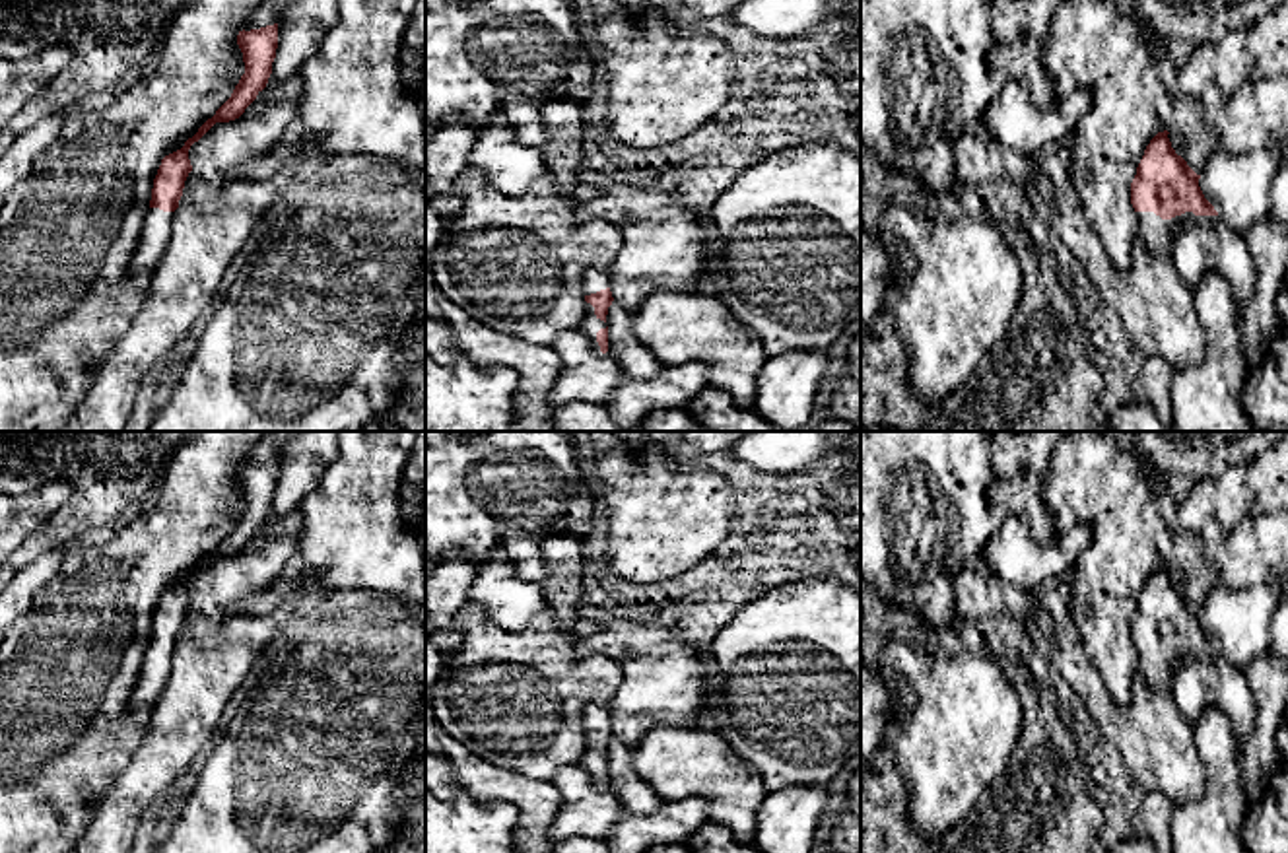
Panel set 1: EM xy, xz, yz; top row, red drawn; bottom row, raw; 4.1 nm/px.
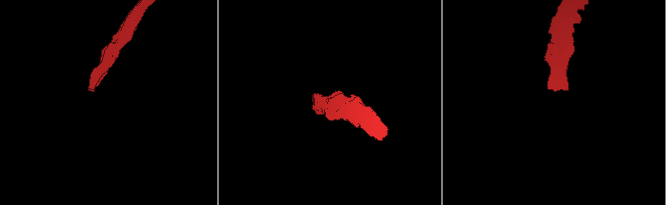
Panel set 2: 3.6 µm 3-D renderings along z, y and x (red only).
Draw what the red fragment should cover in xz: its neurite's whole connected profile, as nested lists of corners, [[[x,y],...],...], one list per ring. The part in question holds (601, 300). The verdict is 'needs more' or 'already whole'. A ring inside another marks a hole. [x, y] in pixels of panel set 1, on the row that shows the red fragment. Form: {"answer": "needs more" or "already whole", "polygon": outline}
{"answer": "needs more", "polygon": [[[589,268],[581,278],[581,288],[585,293],[585,319],[579,324],[579,330],[587,334],[602,354],[608,352],[608,324],[606,315],[614,297],[610,291],[608,272]]]}

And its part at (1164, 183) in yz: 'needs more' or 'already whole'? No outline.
needs more

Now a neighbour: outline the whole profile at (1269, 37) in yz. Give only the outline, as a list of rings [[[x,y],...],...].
[[[1288,0],[1249,29],[1251,78],[1288,74]]]

